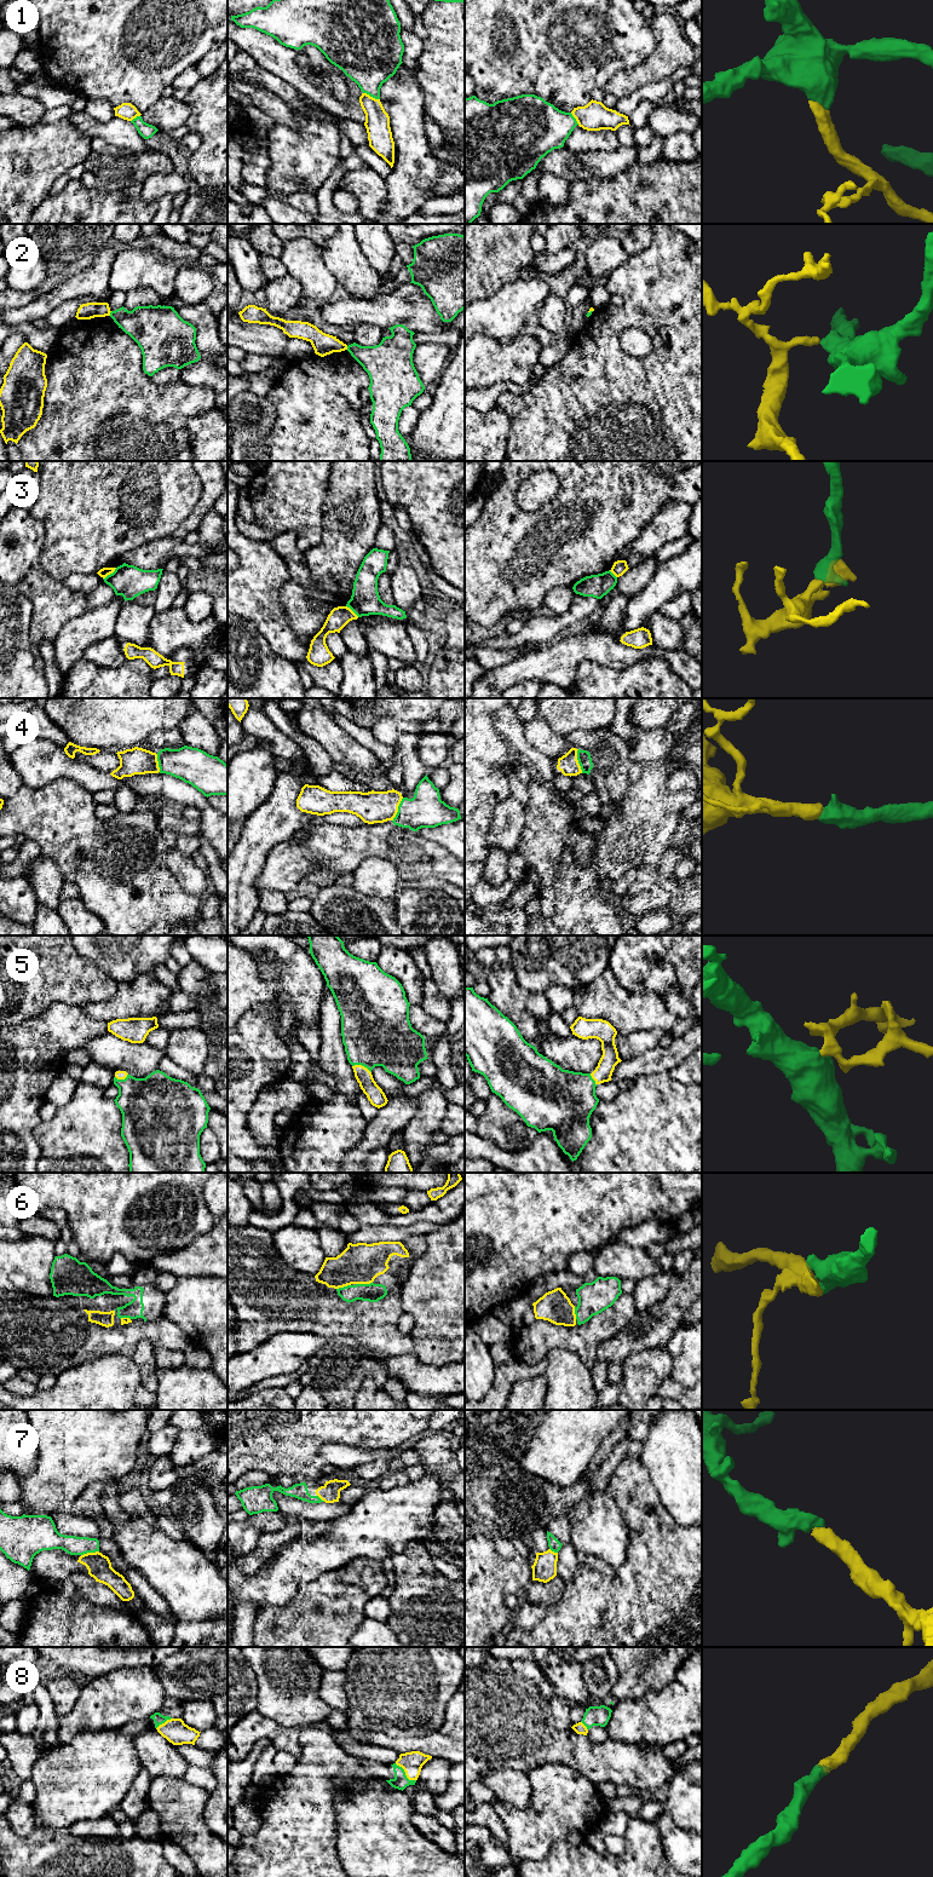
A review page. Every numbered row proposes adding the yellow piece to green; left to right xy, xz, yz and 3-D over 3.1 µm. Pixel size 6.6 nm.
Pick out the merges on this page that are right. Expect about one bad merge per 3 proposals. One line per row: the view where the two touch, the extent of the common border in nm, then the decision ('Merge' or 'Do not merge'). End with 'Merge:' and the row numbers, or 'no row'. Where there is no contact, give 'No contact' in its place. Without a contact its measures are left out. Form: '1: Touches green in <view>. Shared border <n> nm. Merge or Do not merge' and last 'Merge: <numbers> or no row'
1: Touches green in xz. Shared border 120 nm. Merge
2: Touches green in xy. Shared border 40 nm. Do not merge
3: Touches green in xy. Shared border 120 nm. Do not merge
4: Touches green in yz. Shared border 160 nm. Merge
5: Touches green in xz. Shared border 140 nm. Merge
6: Touches green in xz. Shared border 110 nm. Merge
7: Touches green in xy. Shared border 120 nm. Merge
8: Touches green in xz. Shared border 180 nm. Merge
Merge: 1, 4, 5, 6, 7, 8

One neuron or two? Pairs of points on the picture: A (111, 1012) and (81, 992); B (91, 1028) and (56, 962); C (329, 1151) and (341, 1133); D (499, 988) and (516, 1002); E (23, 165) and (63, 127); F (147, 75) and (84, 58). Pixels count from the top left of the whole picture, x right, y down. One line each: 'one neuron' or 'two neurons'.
A: two neurons
B: two neurons
C: one neuron
D: one neuron
E: one neuron
F: one neuron

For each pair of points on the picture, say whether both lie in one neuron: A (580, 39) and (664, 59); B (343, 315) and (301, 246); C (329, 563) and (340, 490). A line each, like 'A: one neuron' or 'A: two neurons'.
A: two neurons
B: two neurons
C: one neuron

